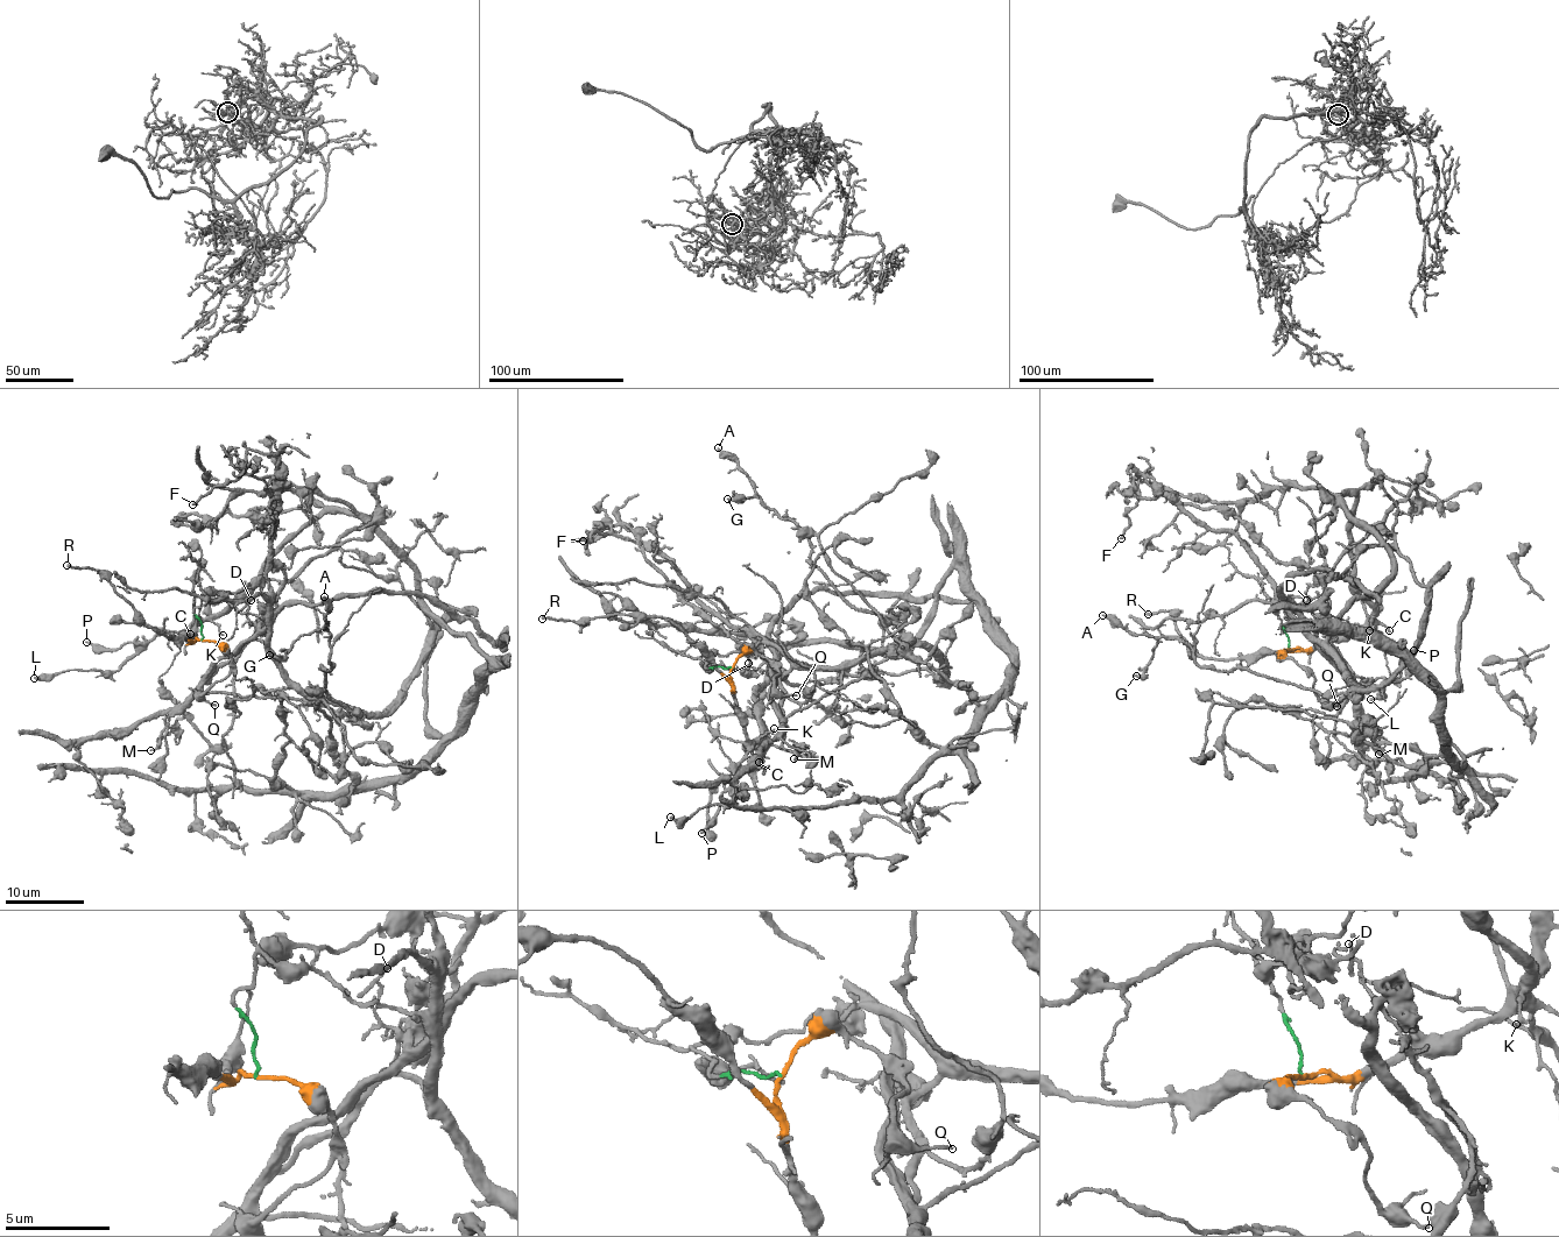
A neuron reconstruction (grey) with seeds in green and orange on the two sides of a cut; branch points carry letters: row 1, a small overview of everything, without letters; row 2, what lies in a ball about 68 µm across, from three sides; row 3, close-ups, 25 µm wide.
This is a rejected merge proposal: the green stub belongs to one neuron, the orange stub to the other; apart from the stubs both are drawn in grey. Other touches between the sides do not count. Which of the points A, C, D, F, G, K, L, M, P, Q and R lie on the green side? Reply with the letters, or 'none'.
A, D, F, G, M

